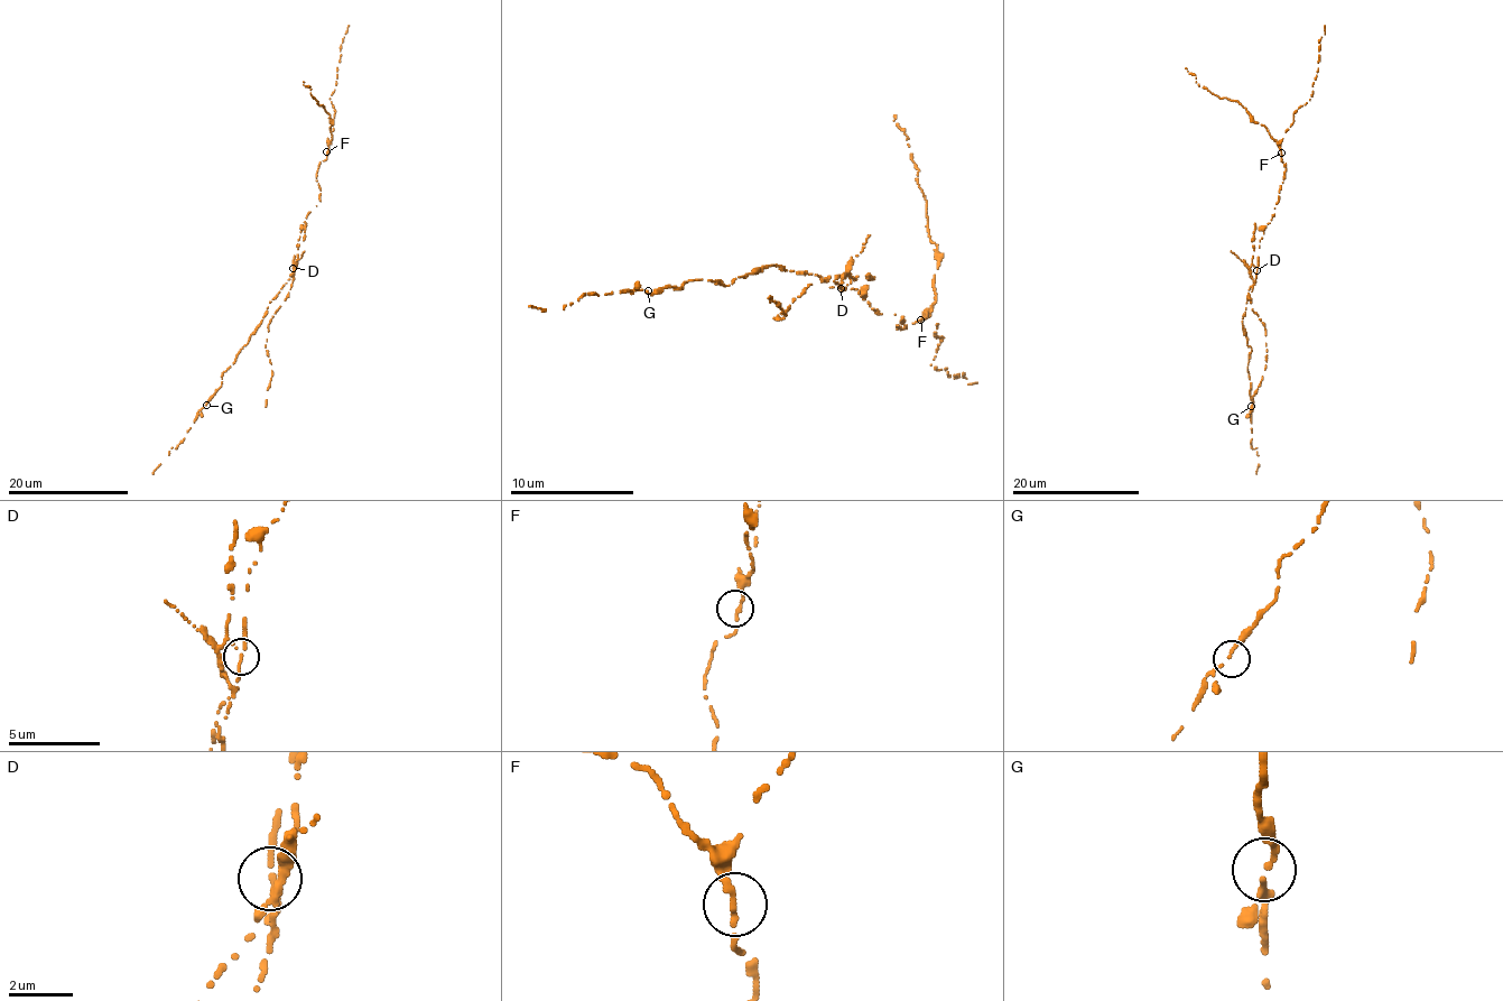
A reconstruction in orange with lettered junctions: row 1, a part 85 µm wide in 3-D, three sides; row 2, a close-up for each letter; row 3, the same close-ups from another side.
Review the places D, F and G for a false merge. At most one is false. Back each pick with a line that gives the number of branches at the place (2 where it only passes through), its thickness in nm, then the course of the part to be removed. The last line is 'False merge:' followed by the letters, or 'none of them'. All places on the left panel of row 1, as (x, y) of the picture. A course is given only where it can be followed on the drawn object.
D: Branches: 2. Thickness 150 nm. Course of the part to remove: (293, 268), (297, 263), (288, 296), (268, 325), (265, 345), (272, 372), (266, 407)
False merge: D

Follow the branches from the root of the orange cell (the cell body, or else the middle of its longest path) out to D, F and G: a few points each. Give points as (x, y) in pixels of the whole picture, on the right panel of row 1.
D: (1251, 262), (1249, 274), (1253, 279), (1256, 270)
F: (1251, 262), (1253, 248), (1259, 247), (1264, 228), (1270, 223), (1279, 200), (1286, 174), (1281, 153)
G: (1251, 262), (1249, 274), (1255, 283), (1249, 288), (1242, 317), (1246, 345), (1252, 348), (1248, 362), (1251, 406)

